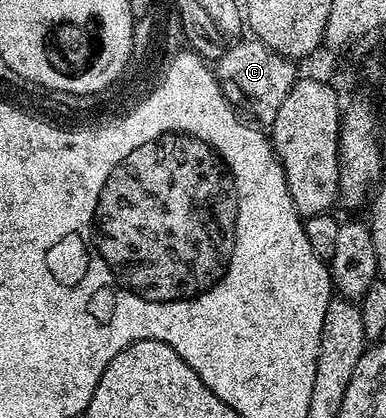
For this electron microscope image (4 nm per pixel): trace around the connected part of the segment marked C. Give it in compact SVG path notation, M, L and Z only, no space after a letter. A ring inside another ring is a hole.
M255 39L237 40L225 48L224 53L214 63L216 80L220 88L229 98L245 97L248 100L248 109L257 117L255 120L261 126L271 126L274 115L278 115L278 107L290 95L290 87L298 80L298 72L293 58L284 57L278 51L266 47L266 43ZM260 121L261 122L260 122ZM264 124L264 125L263 125Z

